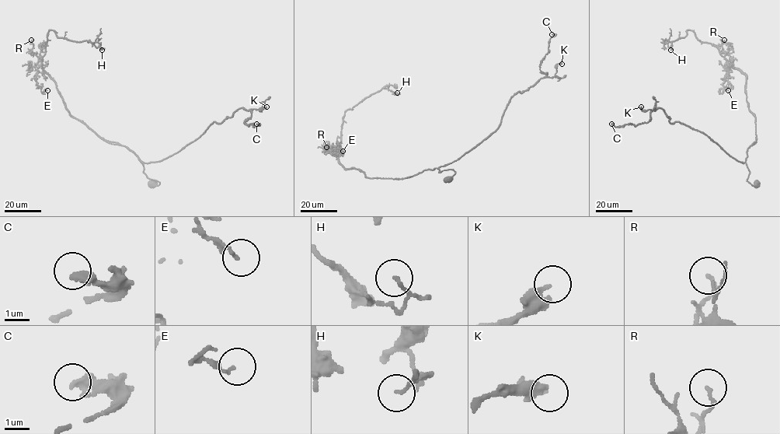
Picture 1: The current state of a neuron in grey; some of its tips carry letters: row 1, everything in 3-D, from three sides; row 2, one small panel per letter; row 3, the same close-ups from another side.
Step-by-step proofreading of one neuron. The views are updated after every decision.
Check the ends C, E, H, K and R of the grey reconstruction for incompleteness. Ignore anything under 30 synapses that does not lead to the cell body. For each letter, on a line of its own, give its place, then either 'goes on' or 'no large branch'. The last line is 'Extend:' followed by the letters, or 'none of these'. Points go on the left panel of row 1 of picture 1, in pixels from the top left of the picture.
C: at (256, 124); no large branch
E: at (47, 90); no large branch
H: at (102, 50); no large branch
K: at (266, 106); no large branch
R: at (31, 40); no large branch
Extend: none of these

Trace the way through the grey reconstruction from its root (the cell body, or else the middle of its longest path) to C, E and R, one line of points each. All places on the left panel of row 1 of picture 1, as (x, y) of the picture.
C: (151, 184), (160, 183), (147, 177), (143, 162), (178, 152), (239, 109), (251, 112), (245, 124), (256, 124)
E: (151, 184), (160, 183), (147, 177), (133, 152), (70, 114), (40, 66), (35, 81), (47, 90)
R: (151, 184), (160, 183), (147, 177), (133, 152), (102, 139), (70, 114), (57, 83), (33, 54), (31, 40)

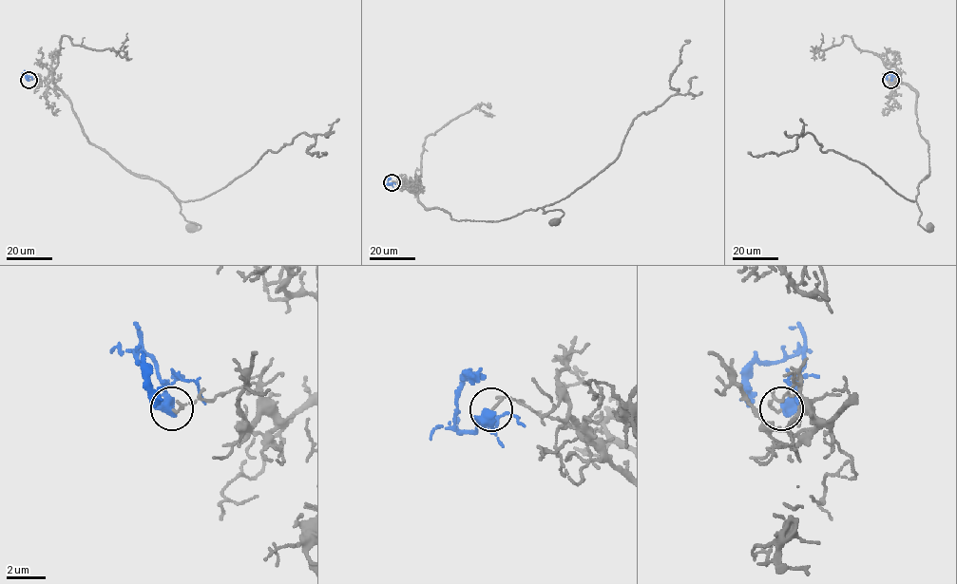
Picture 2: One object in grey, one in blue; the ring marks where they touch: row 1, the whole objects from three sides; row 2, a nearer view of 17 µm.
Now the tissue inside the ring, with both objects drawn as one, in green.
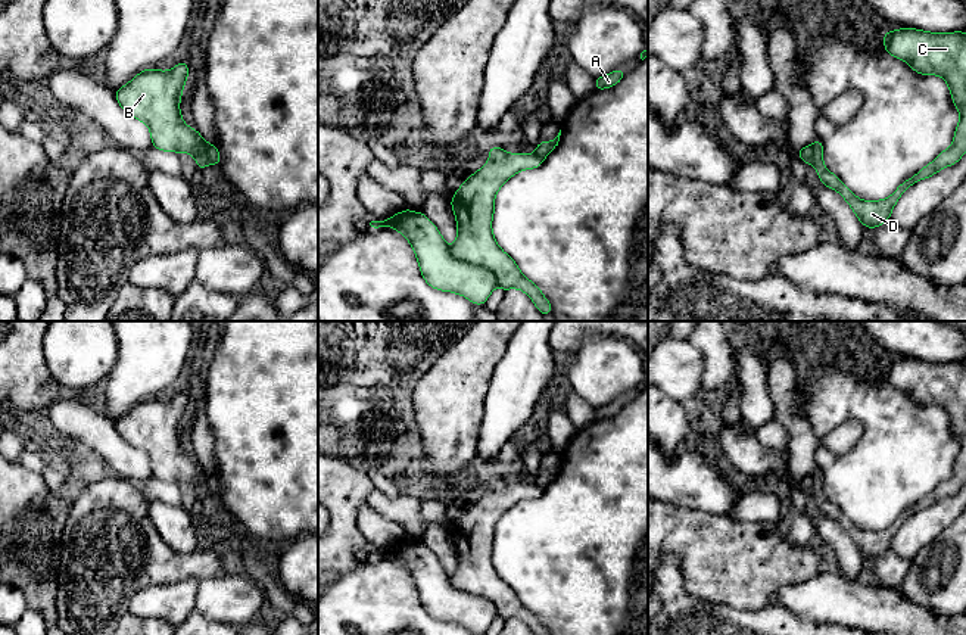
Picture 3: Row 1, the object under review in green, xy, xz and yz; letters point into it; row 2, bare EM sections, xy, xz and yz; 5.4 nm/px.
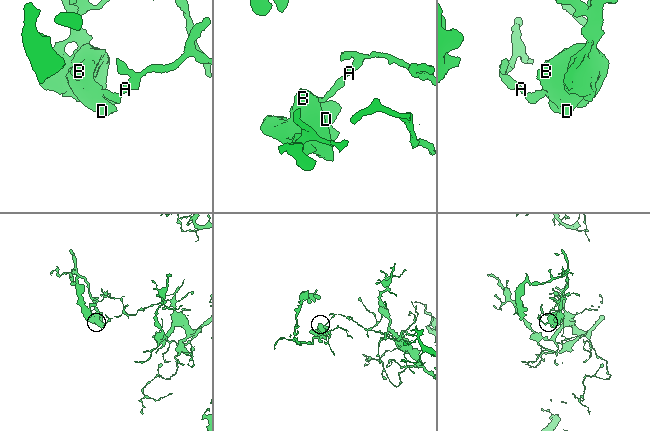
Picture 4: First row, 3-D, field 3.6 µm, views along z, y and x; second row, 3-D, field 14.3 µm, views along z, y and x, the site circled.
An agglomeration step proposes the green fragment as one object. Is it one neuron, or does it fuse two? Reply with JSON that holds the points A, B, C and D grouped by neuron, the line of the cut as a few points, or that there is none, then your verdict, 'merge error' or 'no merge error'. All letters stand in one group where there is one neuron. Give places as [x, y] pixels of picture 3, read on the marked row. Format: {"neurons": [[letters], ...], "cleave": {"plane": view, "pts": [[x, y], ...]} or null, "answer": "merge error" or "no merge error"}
{"neurons": [["A"], ["B", "C", "D"]], "cleave": {"plane": "xy", "pts": [[212, 146], [209, 149], [209, 162]]}, "answer": "merge error"}

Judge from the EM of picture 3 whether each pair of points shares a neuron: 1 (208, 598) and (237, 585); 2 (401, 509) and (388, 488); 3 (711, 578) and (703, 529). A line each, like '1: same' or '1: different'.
1: same
2: different
3: same

